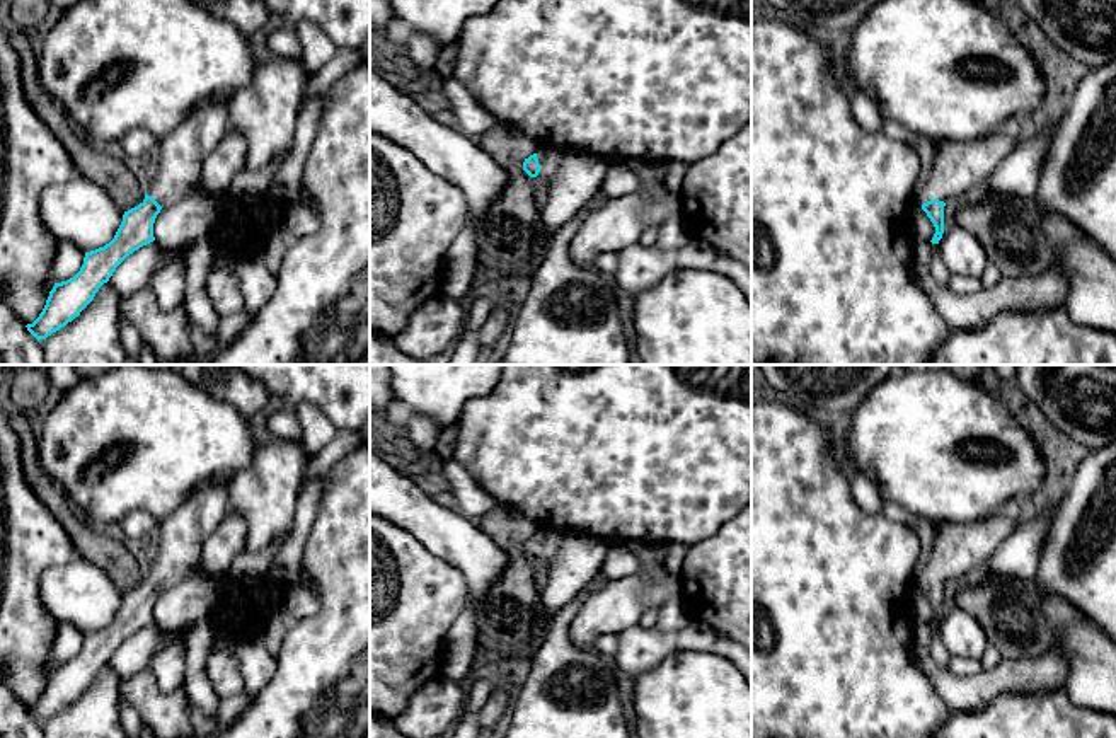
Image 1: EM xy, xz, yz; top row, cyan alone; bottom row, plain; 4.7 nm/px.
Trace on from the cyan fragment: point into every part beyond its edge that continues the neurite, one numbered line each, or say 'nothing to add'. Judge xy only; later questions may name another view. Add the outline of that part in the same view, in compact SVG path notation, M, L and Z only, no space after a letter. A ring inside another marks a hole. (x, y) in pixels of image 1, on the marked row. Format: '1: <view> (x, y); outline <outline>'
1: xy (183, 150); outline M218 101L198 107L160 138L158 172L147 194L165 208L198 191L203 160L227 135L228 121L228 101Z

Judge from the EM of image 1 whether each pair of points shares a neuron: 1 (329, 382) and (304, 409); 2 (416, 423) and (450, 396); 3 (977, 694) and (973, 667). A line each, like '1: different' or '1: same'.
1: different
2: different
3: different

